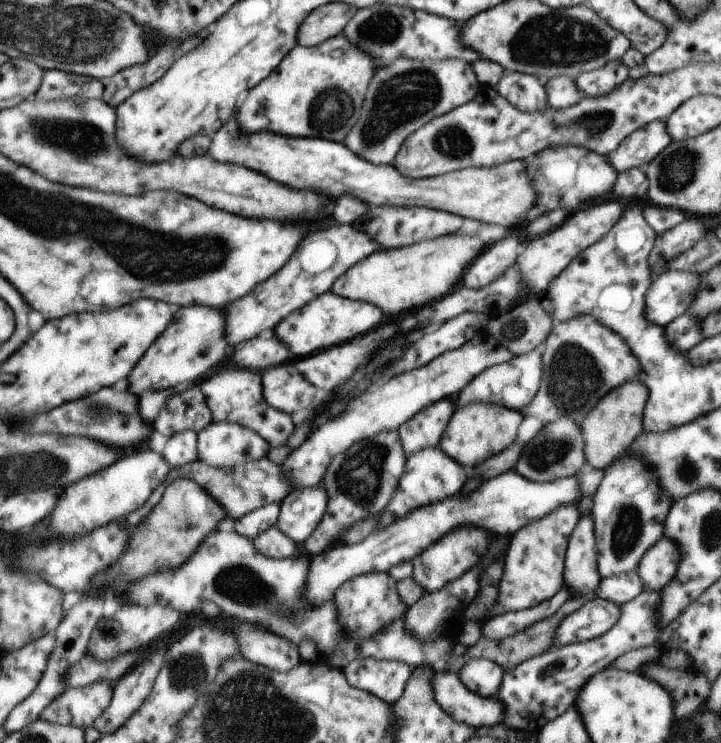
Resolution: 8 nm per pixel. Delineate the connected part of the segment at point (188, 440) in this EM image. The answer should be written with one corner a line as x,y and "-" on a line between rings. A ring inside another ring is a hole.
182,430
181,432
172,434
165,442
160,454
169,464
171,469
180,469
184,464
191,464
196,458
196,432
191,430

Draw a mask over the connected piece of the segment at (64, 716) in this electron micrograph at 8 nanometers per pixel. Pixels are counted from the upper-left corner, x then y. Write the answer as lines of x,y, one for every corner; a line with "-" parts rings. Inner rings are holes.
97,681
84,687
69,687
40,716
58,725
93,727
95,721
110,708
114,700
114,684

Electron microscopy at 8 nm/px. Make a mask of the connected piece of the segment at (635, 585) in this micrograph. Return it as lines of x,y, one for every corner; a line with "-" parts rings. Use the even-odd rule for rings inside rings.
631,571
601,578
596,596
623,606
627,601
633,601
644,588
640,576
635,571

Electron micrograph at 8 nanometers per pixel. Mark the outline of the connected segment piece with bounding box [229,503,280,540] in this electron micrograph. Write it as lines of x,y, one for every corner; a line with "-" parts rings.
269,503
235,519
229,527
237,534
253,540
259,533
274,526
279,513
280,506
277,503

